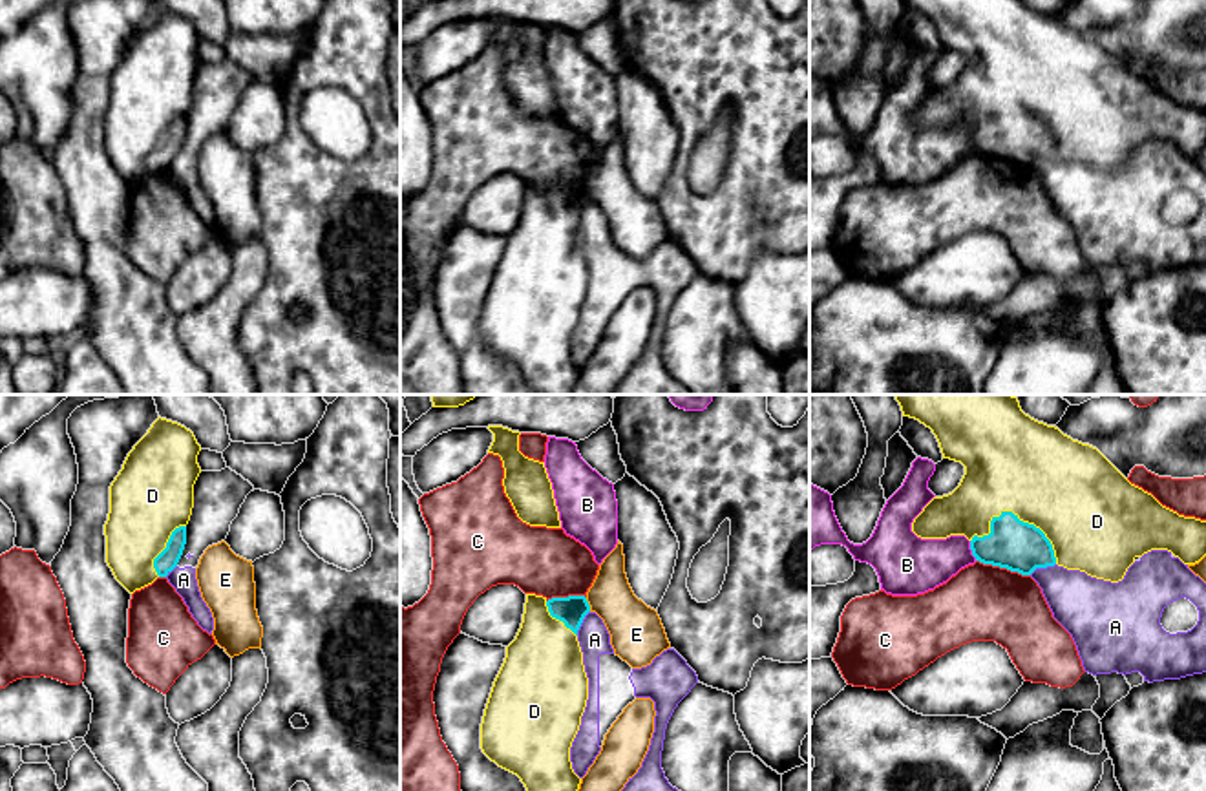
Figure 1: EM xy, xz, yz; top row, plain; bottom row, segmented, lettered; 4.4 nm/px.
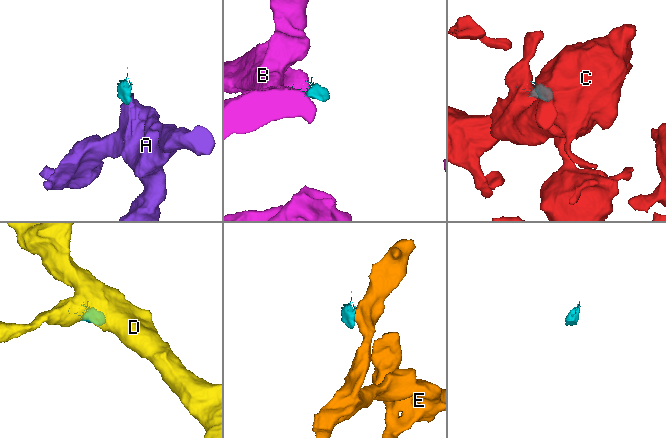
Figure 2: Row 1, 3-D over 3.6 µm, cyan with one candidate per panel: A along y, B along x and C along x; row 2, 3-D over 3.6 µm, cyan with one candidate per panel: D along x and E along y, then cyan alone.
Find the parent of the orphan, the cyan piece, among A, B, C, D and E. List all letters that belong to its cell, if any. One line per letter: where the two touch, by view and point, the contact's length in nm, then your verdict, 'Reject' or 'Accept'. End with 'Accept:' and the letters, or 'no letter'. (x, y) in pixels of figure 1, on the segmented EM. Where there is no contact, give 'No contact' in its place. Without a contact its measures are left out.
A: Touches cyan at yz (1042, 567). Shared border 130 nm. Reject
B: Touches cyan at yz (971, 548). Shared border 90 nm. Reject
C: Touches cyan at yz (1004, 567). Shared border 260 nm. Reject
D: Touches cyan at yz (1016, 517). Shared border 400 nm. Accept
E: Touches cyan at xz (589, 605). Shared border 70 nm. Reject
Accept: D

